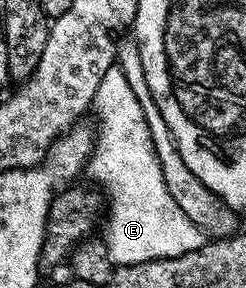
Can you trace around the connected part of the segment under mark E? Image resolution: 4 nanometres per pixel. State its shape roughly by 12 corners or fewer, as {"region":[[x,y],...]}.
{"region":[[106,81],[87,175],[117,267],[207,236],[167,193],[135,93]]}

